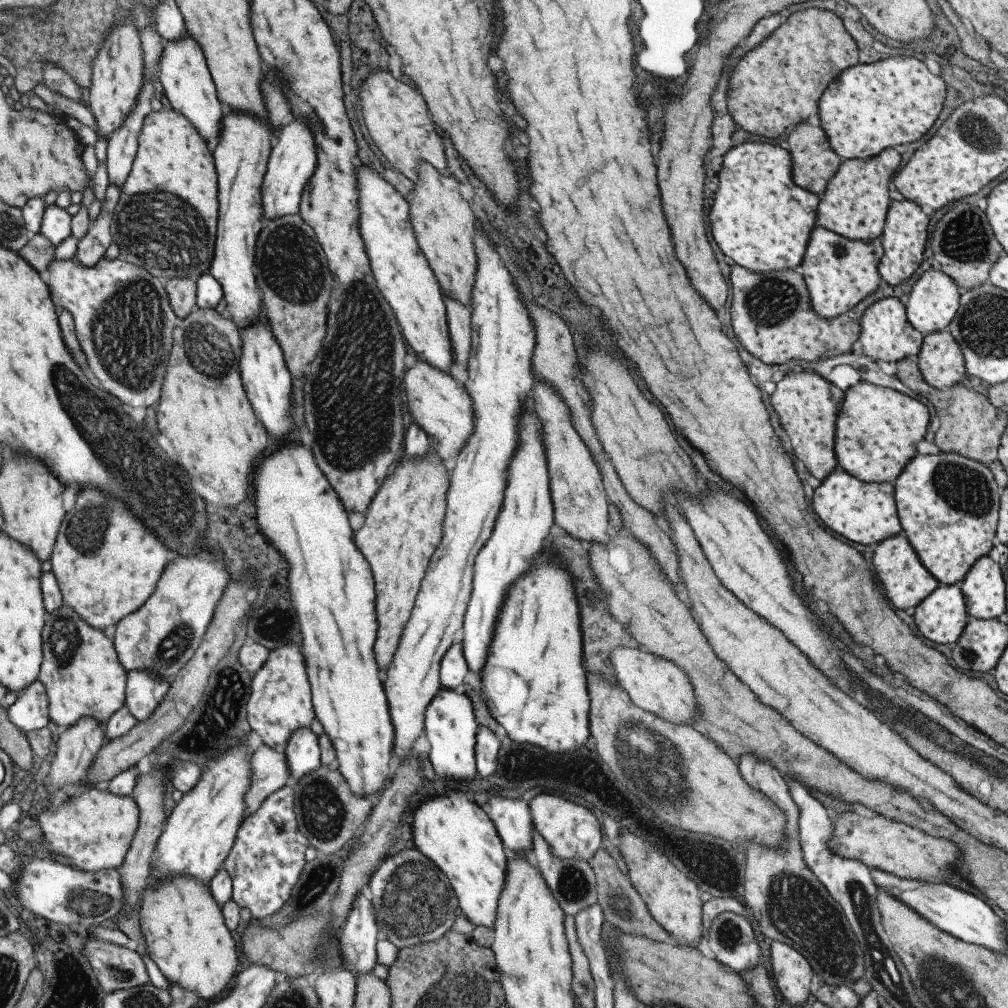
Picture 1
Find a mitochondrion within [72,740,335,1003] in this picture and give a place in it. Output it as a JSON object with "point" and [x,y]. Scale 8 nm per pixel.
{"point":[113,969]}

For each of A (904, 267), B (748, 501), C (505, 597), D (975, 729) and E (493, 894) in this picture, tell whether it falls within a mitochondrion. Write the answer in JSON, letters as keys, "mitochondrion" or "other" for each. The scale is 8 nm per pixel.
{"A":"other","B":"other","C":"other","D":"other","E":"other"}

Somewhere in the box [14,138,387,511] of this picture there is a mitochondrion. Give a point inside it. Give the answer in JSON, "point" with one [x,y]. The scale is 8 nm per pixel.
{"point":[129,329]}

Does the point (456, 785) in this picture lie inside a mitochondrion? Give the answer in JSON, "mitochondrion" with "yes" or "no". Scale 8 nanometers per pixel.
{"mitochondrion":"no"}

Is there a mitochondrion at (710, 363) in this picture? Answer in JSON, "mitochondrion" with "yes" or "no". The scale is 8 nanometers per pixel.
{"mitochondrion":"no"}

